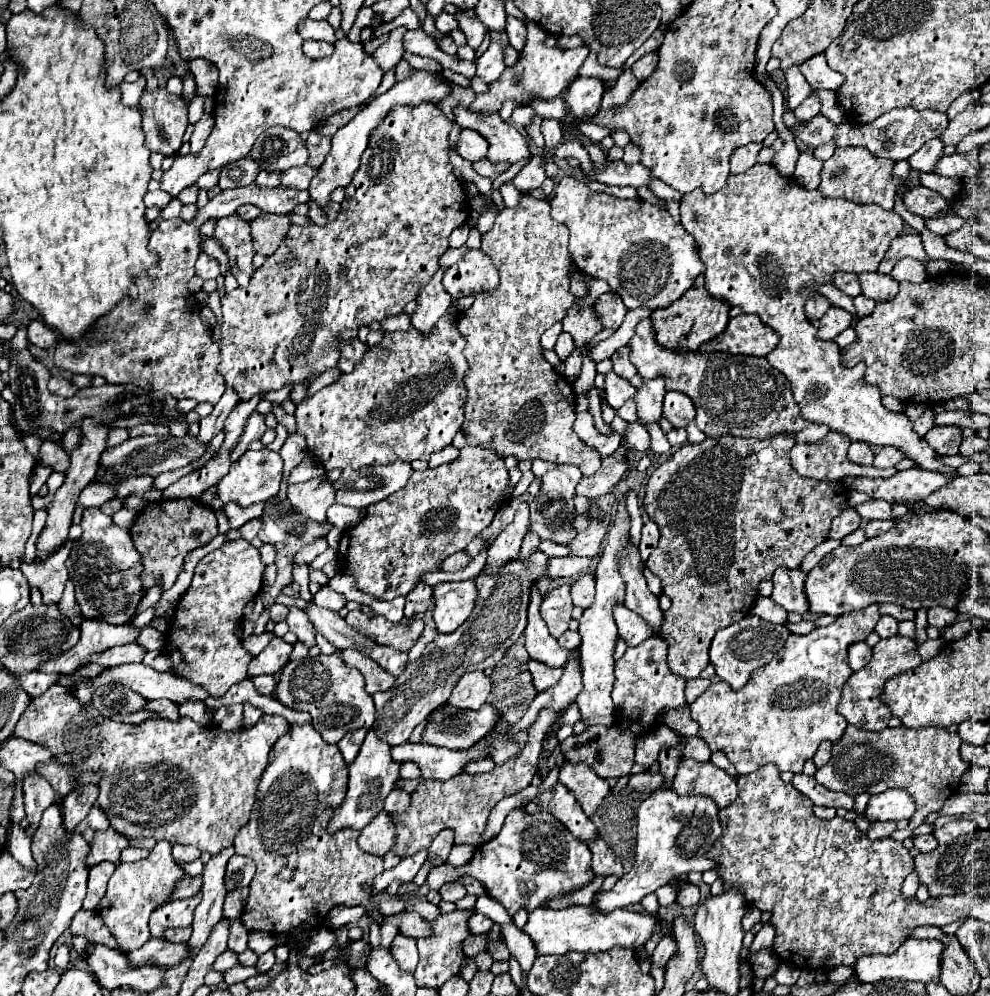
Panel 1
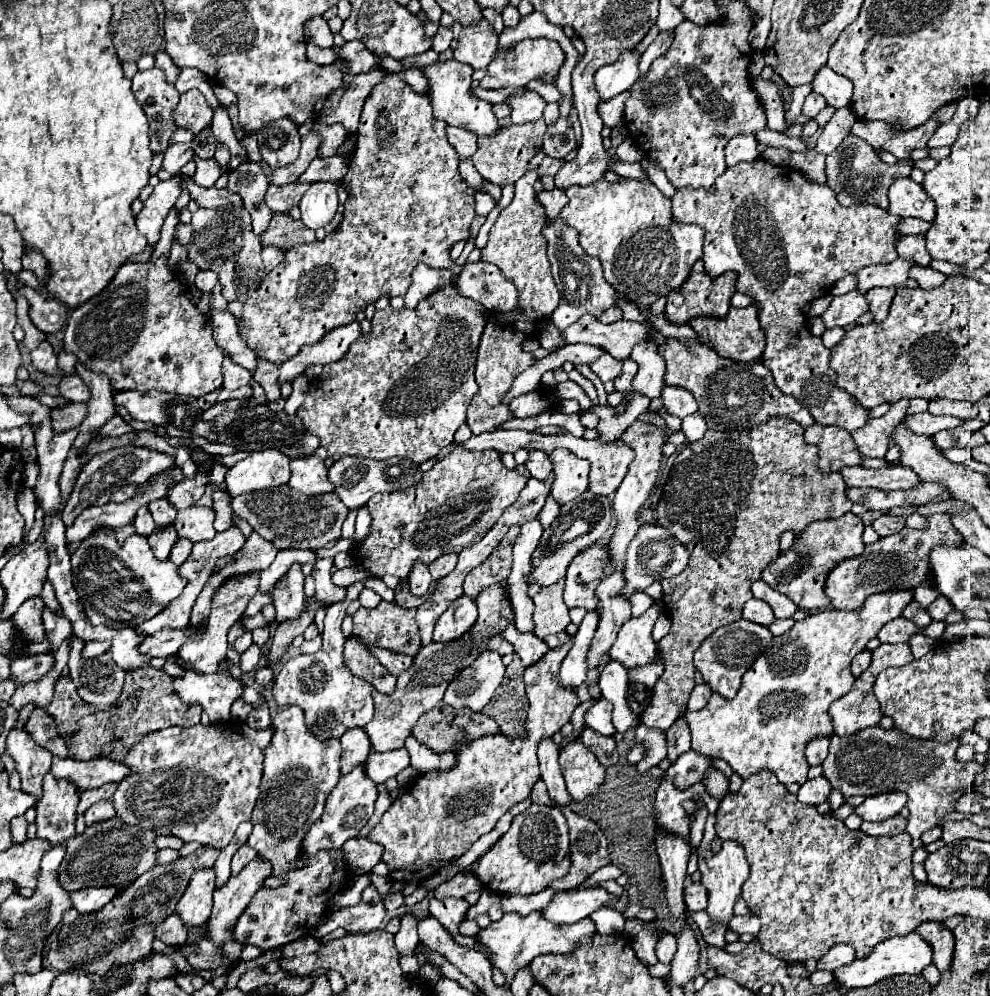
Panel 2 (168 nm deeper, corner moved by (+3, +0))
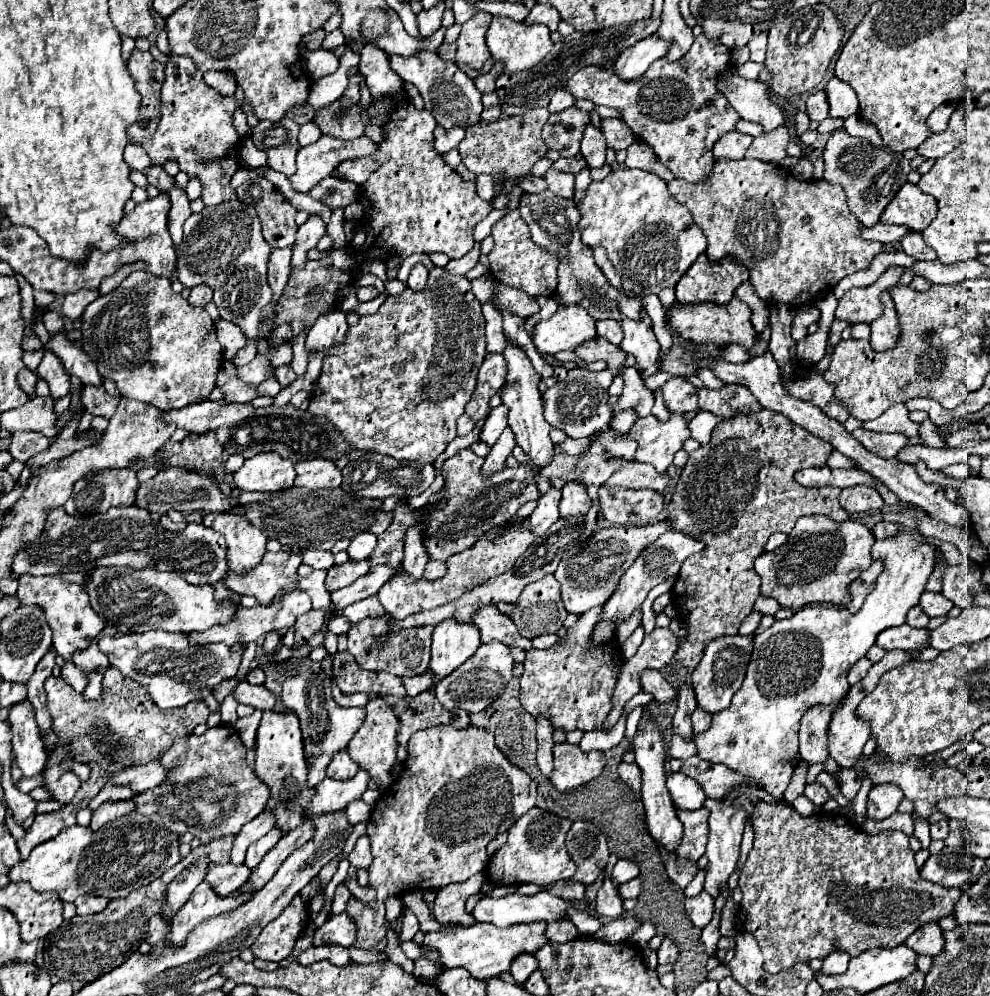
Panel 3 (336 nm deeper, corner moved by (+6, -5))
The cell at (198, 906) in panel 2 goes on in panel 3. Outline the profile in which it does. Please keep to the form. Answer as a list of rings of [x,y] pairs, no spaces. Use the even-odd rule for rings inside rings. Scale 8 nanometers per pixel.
[[[210,864],[206,882],[210,882],[210,886],[216,886],[220,894],[230,894],[232,890],[240,888],[248,878],[250,868],[246,868],[244,864],[224,864],[224,866]]]

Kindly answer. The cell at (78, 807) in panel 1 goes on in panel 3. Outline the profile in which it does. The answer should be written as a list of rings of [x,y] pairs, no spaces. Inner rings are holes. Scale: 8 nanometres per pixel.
[[[108,782],[108,784],[98,792],[98,796],[90,802],[90,808],[96,810],[102,802],[108,802],[108,800],[132,800],[136,794],[138,794],[138,792],[128,790],[126,786],[118,786],[118,784],[110,784],[110,782]]]

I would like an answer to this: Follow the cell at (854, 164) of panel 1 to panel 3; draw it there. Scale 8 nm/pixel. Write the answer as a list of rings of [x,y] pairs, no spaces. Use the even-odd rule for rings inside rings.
[[[836,130],[824,148],[824,180],[828,184],[840,184],[848,196],[848,208],[856,214],[862,226],[874,226],[880,222],[880,214],[906,182],[910,170],[916,168],[916,160],[906,160],[900,152],[878,150],[866,138],[852,138],[846,130]]]

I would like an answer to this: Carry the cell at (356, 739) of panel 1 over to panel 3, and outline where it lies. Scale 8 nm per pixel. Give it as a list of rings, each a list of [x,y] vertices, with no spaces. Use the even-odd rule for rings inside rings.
[[[346,750],[336,754],[336,758],[328,766],[328,778],[334,780],[350,780],[356,776],[356,772],[358,772],[358,764],[348,756]]]

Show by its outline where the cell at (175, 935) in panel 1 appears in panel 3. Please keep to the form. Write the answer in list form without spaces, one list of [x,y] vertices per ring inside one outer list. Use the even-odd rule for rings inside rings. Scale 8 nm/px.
[[[152,916],[150,918],[150,928],[148,928],[146,942],[154,946],[156,942],[162,942],[166,934],[168,934],[168,922],[164,922],[160,916]]]

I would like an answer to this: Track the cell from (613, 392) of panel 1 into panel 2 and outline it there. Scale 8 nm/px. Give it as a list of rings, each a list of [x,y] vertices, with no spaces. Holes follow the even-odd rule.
[[[607,353],[603,357],[599,357],[599,361],[593,361],[593,365],[591,365],[591,371],[603,381],[603,387],[607,393],[615,391],[613,379],[619,375],[619,369],[621,369],[621,361],[615,361]]]

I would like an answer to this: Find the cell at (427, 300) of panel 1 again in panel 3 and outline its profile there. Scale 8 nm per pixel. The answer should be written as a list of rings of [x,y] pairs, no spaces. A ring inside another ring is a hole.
[[[420,262],[412,268],[410,272],[410,278],[408,278],[408,288],[412,290],[422,290],[424,284],[426,284],[426,278],[428,278],[428,268]]]

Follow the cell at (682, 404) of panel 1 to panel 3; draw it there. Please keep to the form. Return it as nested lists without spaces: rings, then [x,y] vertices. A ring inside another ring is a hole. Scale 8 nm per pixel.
[[[670,378],[662,386],[664,402],[670,412],[692,412],[698,410],[698,396],[696,388],[686,380],[686,378]]]

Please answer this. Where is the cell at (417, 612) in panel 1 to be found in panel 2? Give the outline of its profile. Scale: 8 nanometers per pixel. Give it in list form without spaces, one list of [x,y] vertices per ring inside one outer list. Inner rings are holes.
[[[415,565],[415,569],[411,569],[409,573],[409,589],[413,597],[421,597],[427,593],[429,585],[431,585],[433,577],[429,573],[429,569],[425,565]]]

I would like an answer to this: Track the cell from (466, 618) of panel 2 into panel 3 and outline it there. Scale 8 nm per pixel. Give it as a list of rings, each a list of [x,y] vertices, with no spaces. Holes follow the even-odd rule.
[[[442,622],[432,634],[432,660],[430,672],[442,680],[466,662],[480,646],[480,634],[472,624]]]

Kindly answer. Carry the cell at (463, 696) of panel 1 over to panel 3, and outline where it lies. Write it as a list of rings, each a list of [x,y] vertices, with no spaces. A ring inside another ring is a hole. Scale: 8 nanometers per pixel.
[[[496,640],[488,644],[480,644],[478,652],[472,658],[468,658],[448,678],[436,684],[434,688],[436,698],[440,700],[440,704],[444,704],[444,708],[450,708],[450,710],[460,708],[466,712],[482,712],[488,704],[492,704],[498,696],[504,694],[504,688],[512,678],[514,664],[516,662],[510,654],[510,646],[496,642]]]

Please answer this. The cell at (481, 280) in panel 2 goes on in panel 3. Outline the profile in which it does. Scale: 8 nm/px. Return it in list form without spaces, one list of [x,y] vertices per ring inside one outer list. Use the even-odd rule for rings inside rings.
[[[500,282],[496,284],[496,288],[498,288],[498,292],[494,296],[496,308],[512,310],[514,314],[524,316],[524,318],[528,318],[540,310],[540,304],[532,296],[528,296],[526,292],[516,290],[512,286],[506,286],[506,284],[500,284]]]

